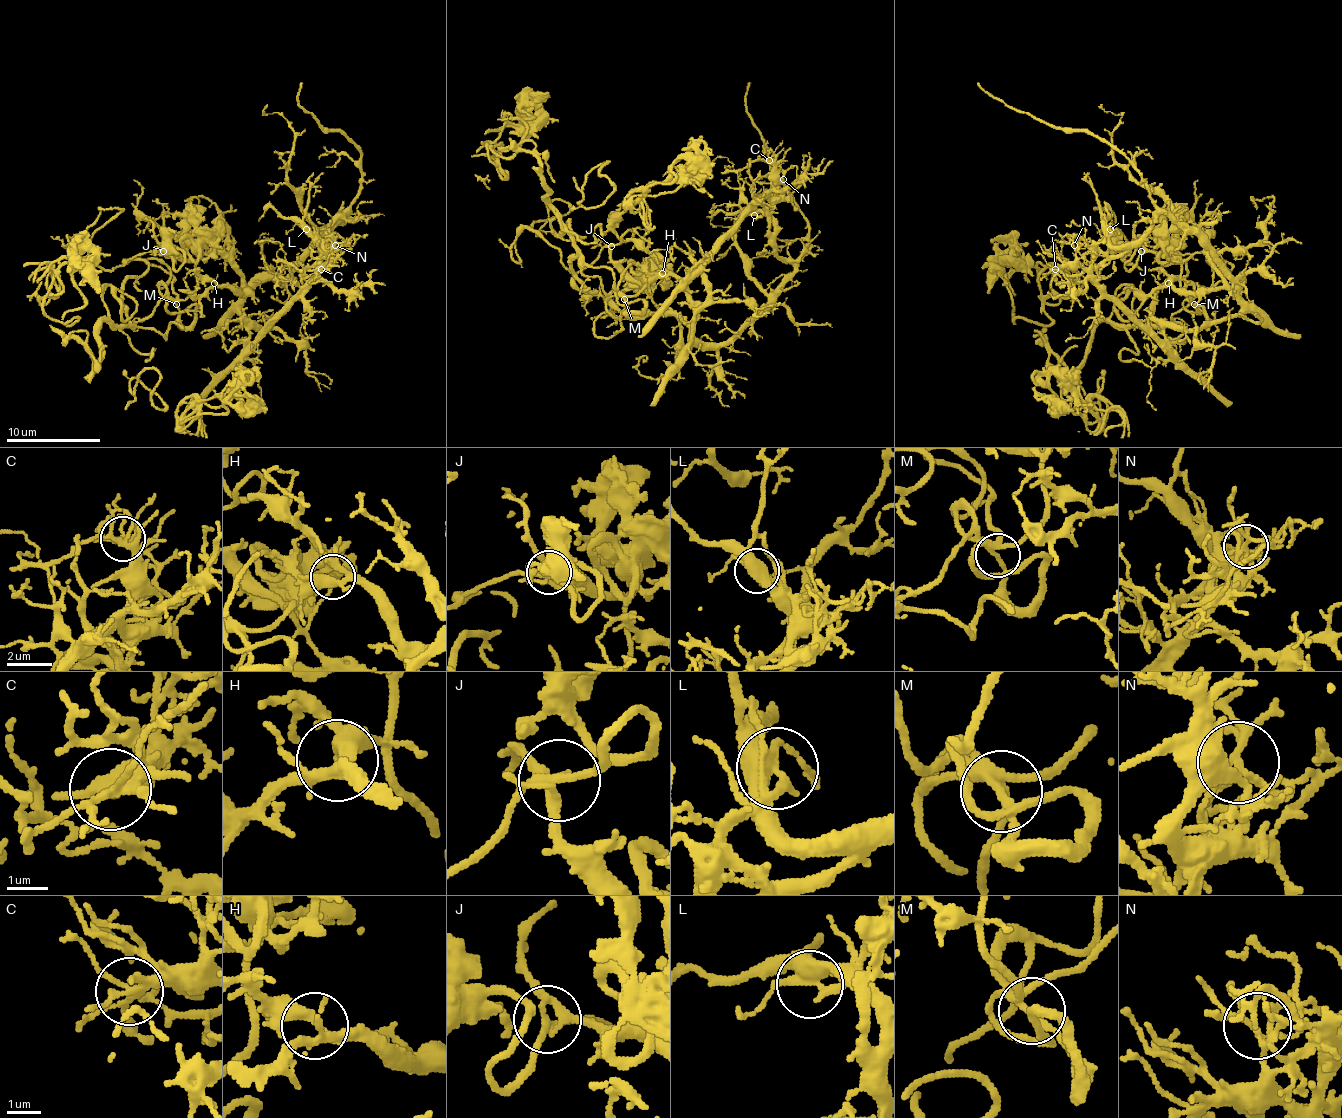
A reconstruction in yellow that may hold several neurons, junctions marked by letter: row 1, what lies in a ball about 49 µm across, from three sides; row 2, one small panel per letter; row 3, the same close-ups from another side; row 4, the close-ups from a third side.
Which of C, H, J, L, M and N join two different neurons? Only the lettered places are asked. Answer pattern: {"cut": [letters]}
{"cut": ["J", "L"]}

